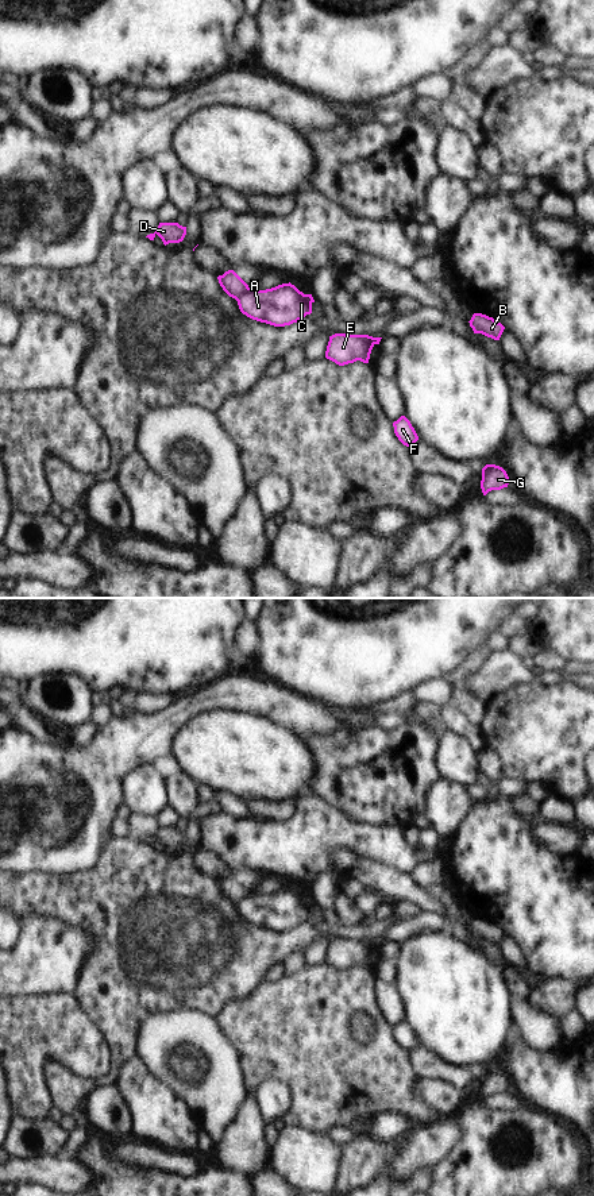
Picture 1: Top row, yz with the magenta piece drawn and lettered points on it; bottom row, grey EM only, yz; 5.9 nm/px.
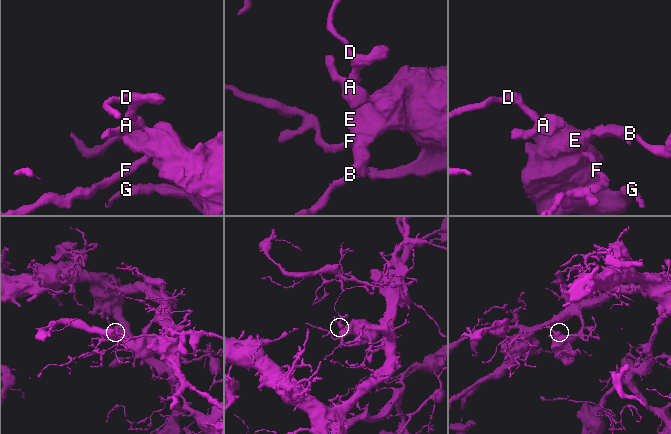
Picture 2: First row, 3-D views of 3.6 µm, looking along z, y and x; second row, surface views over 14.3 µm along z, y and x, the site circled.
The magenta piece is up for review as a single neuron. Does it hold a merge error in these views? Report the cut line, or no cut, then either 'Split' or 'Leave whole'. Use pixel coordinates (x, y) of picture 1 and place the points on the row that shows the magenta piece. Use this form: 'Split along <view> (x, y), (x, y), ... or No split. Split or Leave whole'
Split along yz (249, 288), (236, 300). Split

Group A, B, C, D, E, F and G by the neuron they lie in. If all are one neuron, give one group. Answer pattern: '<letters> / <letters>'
A B C E F G / D

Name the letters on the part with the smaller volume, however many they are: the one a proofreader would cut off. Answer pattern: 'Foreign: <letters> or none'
Foreign: D

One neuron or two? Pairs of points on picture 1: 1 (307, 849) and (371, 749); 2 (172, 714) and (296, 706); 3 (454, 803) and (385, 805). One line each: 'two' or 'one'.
1: two
2: one
3: two

